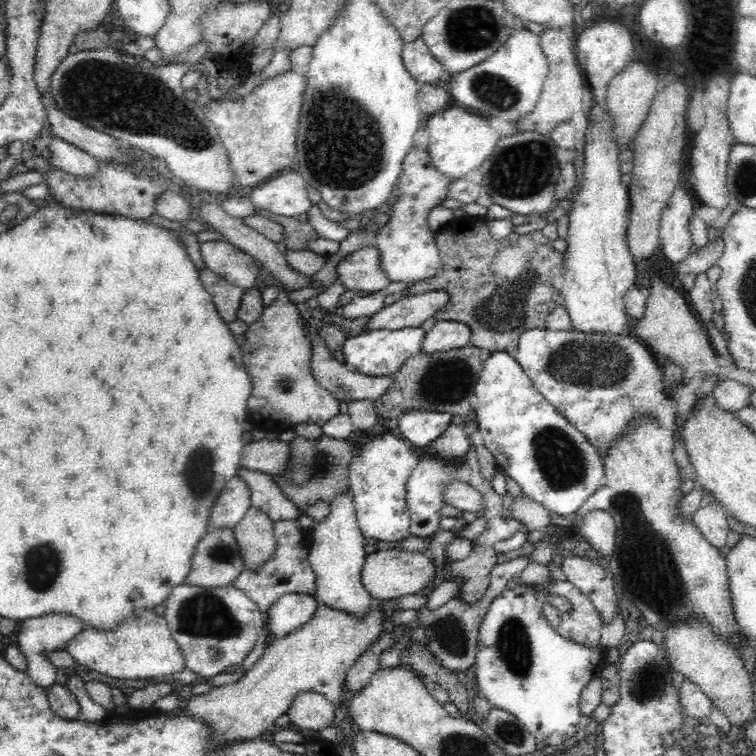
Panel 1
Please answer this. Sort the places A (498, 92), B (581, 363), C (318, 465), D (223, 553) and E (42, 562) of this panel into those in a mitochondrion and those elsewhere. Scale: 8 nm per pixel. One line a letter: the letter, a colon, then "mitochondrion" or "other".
A: mitochondrion
B: mitochondrion
C: mitochondrion
D: mitochondrion
E: mitochondrion

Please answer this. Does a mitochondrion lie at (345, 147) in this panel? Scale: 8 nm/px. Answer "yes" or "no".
yes

